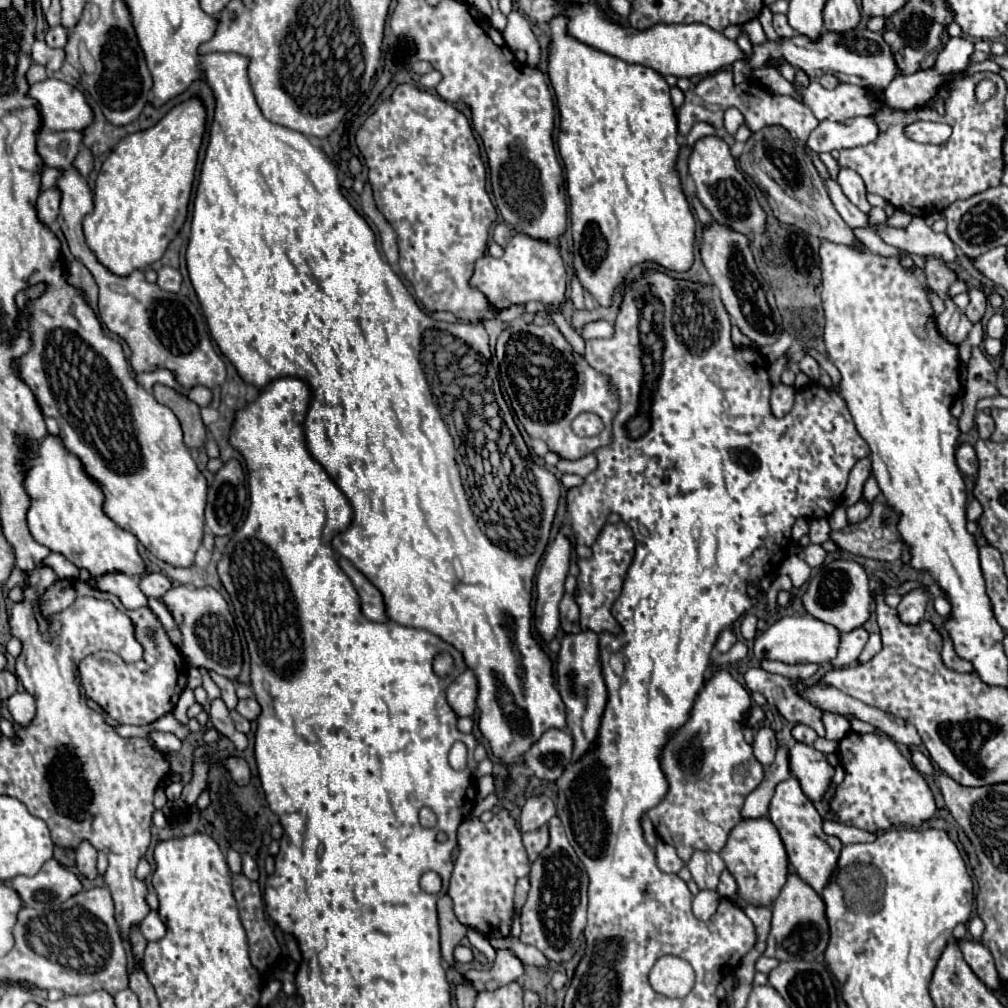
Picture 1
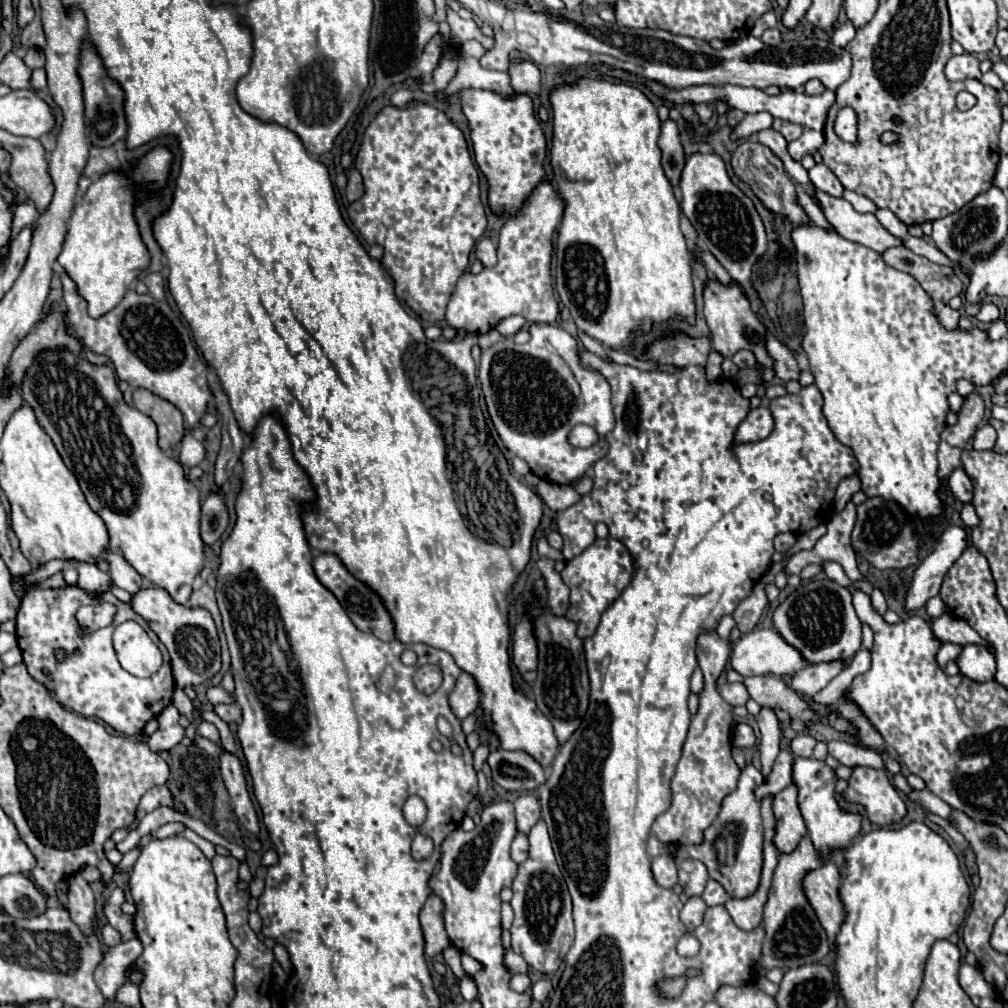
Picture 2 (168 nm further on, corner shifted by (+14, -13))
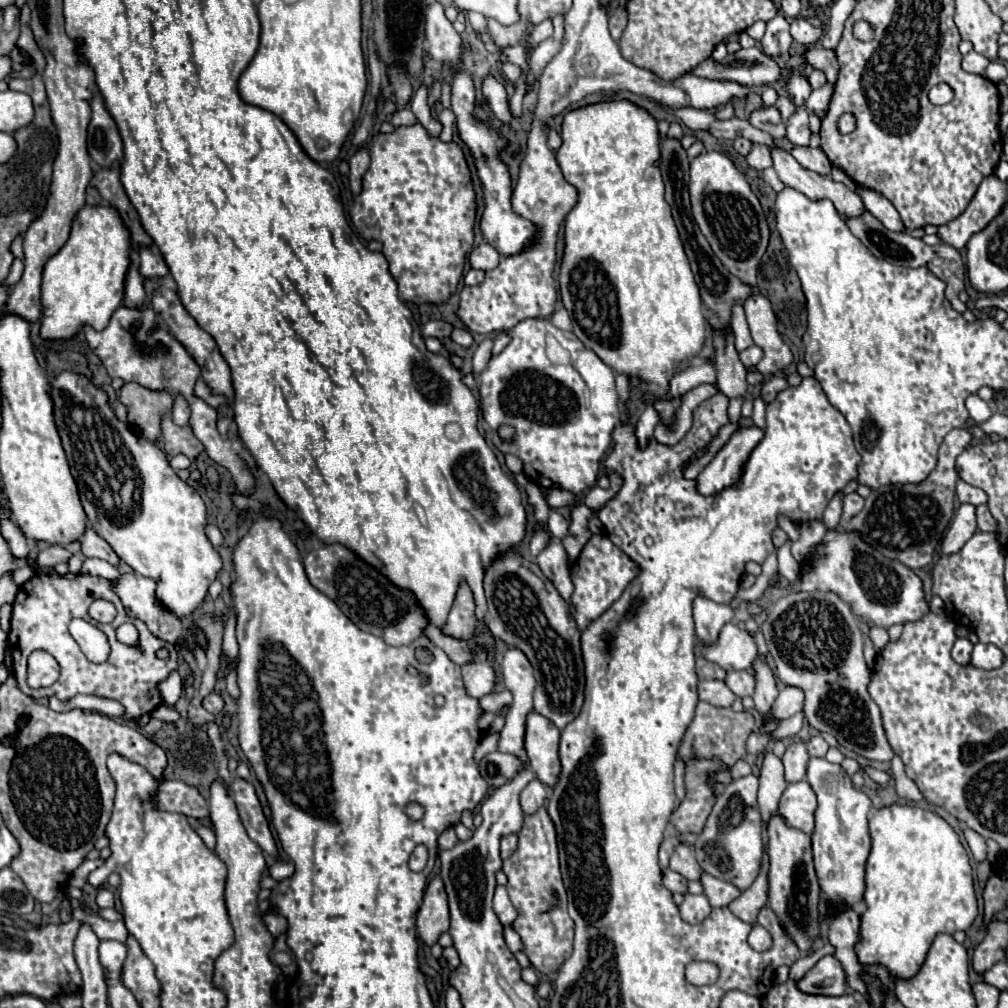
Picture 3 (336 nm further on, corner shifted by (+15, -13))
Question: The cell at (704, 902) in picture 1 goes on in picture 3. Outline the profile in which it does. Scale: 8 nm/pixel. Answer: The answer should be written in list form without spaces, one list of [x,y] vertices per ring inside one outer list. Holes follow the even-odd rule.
[[[684,894],[684,902],[680,904],[680,916],[688,922],[688,924],[698,924],[702,922],[706,916],[710,914],[710,902],[708,898],[702,896],[694,896],[694,894]]]

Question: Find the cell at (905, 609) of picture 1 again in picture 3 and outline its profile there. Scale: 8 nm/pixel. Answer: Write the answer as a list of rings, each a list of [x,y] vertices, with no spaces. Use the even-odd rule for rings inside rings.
[[[960,504],[960,508],[954,514],[954,520],[942,540],[942,554],[948,556],[952,552],[958,552],[970,536],[976,532],[976,506],[974,504]]]

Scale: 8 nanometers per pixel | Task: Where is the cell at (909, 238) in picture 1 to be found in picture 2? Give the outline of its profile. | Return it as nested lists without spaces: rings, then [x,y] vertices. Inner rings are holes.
[[[817,192],[817,200],[829,224],[847,240],[853,240],[879,254],[889,248],[903,246],[903,240],[881,228],[873,214],[855,212],[847,200],[833,200],[833,196],[825,196],[825,192]]]

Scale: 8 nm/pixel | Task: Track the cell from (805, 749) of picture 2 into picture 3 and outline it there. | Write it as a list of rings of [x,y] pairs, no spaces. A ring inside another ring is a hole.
[[[812,736],[808,742],[808,754],[810,756],[826,756],[826,752],[828,752],[828,742],[822,738],[822,736]]]

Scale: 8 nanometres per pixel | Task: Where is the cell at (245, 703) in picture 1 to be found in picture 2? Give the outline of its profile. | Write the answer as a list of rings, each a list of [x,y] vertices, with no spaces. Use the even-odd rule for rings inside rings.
[[[217,704],[215,714],[225,722],[239,722],[241,720],[241,708],[237,704]]]

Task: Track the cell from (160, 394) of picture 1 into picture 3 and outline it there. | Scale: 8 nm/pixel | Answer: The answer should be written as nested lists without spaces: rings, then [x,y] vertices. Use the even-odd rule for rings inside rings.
[[[128,382],[122,386],[118,400],[128,408],[128,422],[146,438],[160,438],[160,420],[170,412],[174,396],[168,390],[150,390]]]

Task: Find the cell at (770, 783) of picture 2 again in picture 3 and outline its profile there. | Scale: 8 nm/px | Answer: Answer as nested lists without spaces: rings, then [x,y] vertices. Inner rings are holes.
[[[804,740],[792,742],[786,748],[786,754],[782,756],[782,762],[784,762],[784,768],[786,768],[786,782],[804,780],[808,760],[810,760],[810,756],[808,756],[808,750],[806,750],[806,742]]]

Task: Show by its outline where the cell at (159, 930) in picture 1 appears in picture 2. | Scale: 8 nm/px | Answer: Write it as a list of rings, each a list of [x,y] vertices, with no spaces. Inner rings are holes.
[[[133,938],[129,942],[113,946],[109,954],[103,958],[103,962],[97,966],[95,982],[107,1000],[115,1000],[117,988],[125,982],[125,970],[135,964],[141,952],[143,952],[141,940]]]

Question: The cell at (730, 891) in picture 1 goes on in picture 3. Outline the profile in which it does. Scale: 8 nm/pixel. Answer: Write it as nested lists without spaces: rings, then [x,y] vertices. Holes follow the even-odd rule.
[[[706,872],[700,876],[700,884],[704,886],[704,894],[706,894],[706,898],[710,900],[710,904],[714,908],[728,906],[732,900],[736,900],[742,894],[742,890],[736,888],[732,882],[718,880],[718,878],[714,878]]]

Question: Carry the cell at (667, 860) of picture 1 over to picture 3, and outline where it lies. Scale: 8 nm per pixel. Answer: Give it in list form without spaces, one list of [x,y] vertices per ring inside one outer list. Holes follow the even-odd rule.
[[[664,870],[664,886],[670,890],[670,892],[680,892],[680,894],[686,894],[688,890],[688,880],[678,874],[678,872],[672,872],[672,870]]]

